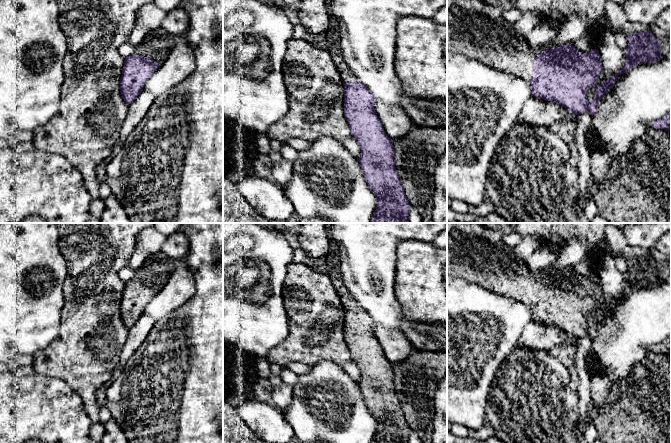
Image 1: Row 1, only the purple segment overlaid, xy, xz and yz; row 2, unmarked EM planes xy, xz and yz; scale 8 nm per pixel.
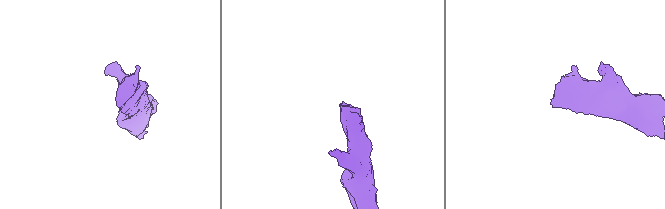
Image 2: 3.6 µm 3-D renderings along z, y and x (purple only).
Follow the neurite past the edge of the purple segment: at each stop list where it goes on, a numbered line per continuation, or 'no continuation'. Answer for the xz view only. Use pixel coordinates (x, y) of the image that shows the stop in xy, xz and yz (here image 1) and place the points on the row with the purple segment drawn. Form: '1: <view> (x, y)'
1: xz (333, 37)

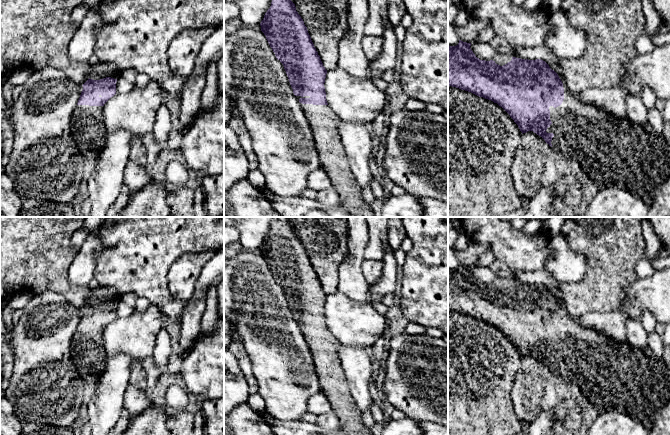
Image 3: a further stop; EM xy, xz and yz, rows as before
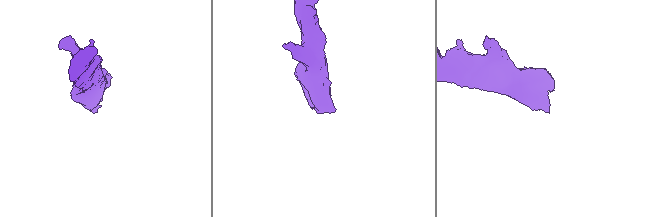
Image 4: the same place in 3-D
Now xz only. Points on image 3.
1: xz (324, 122)

